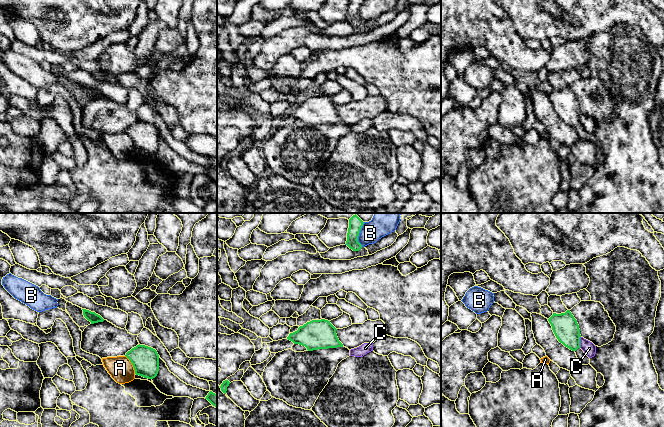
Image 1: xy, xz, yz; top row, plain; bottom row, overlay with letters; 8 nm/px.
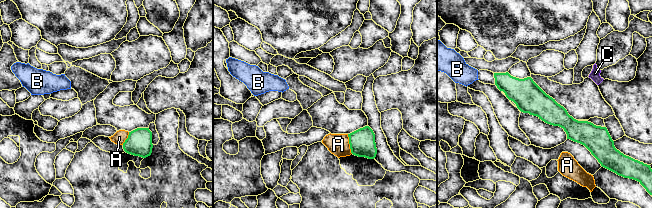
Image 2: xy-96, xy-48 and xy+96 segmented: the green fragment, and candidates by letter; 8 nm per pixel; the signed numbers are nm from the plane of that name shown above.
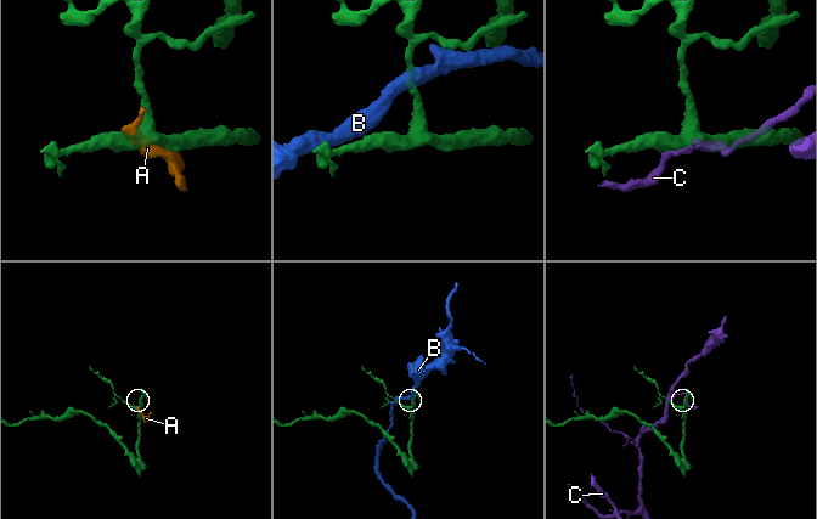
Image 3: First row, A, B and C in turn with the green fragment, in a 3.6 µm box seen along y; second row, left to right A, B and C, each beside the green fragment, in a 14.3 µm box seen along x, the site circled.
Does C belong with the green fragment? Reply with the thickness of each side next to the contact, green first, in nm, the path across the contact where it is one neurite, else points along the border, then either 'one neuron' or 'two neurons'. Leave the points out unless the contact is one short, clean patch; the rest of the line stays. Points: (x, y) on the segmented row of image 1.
200/100 nm | along yz (580, 336), (579, 347) | two neurons

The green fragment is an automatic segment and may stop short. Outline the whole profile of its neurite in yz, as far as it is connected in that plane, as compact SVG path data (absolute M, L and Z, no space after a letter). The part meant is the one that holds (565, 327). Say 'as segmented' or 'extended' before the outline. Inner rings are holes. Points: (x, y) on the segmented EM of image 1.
as segmented; M570 310L553 315L548 319L552 330L560 343L572 351L580 348L580 329Z

